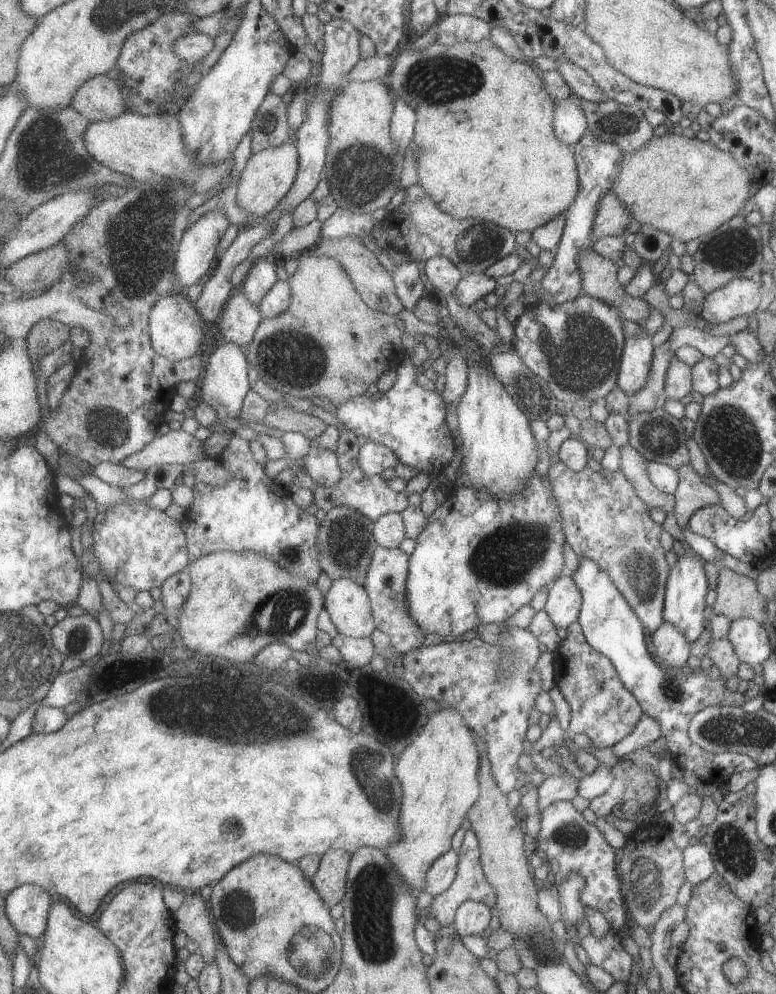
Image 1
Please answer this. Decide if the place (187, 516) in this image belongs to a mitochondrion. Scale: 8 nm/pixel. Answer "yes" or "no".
no

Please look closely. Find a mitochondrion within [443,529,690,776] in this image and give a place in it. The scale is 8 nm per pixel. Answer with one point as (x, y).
(639, 569)

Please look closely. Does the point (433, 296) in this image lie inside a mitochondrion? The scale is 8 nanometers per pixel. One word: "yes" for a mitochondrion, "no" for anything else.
no

